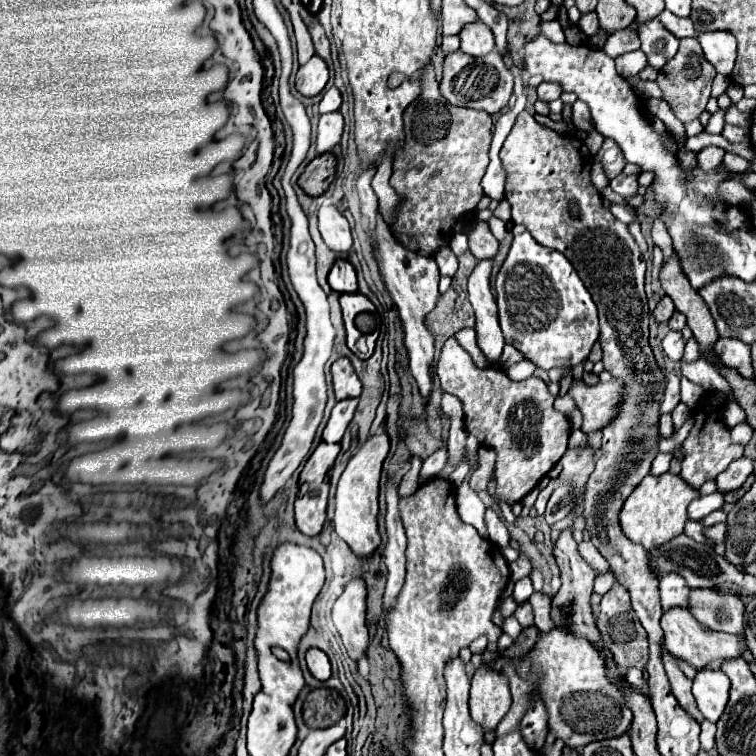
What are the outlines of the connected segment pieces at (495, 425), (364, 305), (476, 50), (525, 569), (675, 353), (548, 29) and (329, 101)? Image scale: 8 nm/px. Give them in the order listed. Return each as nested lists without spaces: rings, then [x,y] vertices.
[[[455,337],[445,341],[437,367],[441,389],[455,395],[463,405],[465,431],[497,453],[497,499],[509,505],[521,501],[563,457],[571,433],[569,419],[553,407],[555,397],[547,391],[547,383],[537,377],[511,381],[497,367],[479,369]]]
[[[347,293],[347,295],[341,295],[341,299],[339,299],[339,303],[341,303],[341,311],[343,311],[343,323],[345,323],[345,329],[347,329],[347,337],[349,337],[349,349],[355,353],[355,355],[359,355],[359,357],[369,357],[369,349],[363,349],[363,353],[355,347],[355,341],[359,339],[359,337],[363,337],[363,335],[359,335],[359,331],[357,331],[357,327],[355,327],[355,317],[361,313],[361,311],[367,311],[367,313],[375,313],[375,307],[373,307],[373,303],[365,297],[365,295],[361,295],[361,293]]]
[[[479,21],[463,27],[459,37],[461,37],[461,51],[467,55],[481,57],[481,55],[487,55],[491,49],[495,49],[495,39],[491,31]]]
[[[521,554],[516,561],[509,564],[509,569],[510,579],[513,582],[517,582],[519,579],[529,576],[532,566],[529,559],[525,555]]]
[[[669,331],[661,343],[665,355],[673,361],[681,361],[683,357],[683,349],[685,349],[685,339],[681,335],[681,331]]]
[[[559,21],[541,23],[541,35],[545,35],[551,43],[565,43],[565,35],[563,35],[563,29],[561,29]]]
[[[331,87],[319,103],[319,113],[325,115],[325,113],[331,113],[331,111],[339,111],[339,107],[341,107],[341,93],[339,93],[337,87]]]

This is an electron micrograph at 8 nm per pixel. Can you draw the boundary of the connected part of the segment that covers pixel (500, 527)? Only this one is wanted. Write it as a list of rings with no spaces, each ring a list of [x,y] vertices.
[[[487,509],[485,521],[487,521],[487,527],[489,527],[491,541],[499,548],[507,547],[509,545],[509,533],[502,520],[499,519],[499,515],[493,509]]]

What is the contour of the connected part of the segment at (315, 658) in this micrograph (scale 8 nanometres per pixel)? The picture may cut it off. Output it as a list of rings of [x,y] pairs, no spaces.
[[[309,649],[307,651],[307,667],[311,671],[311,675],[319,681],[325,681],[329,679],[331,675],[331,665],[329,665],[329,659],[327,655],[321,651],[321,649]]]

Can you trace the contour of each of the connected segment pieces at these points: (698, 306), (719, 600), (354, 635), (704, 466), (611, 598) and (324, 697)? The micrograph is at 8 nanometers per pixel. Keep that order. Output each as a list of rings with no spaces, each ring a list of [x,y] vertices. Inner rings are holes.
[[[671,257],[661,267],[661,287],[673,299],[675,309],[687,317],[687,325],[691,327],[695,339],[699,341],[699,347],[705,353],[711,353],[713,343],[719,339],[715,335],[715,323],[711,319],[707,305],[703,305],[701,295],[693,291],[691,283],[687,283],[687,277],[679,267],[679,259]]]
[[[691,591],[691,603],[695,603],[695,611],[691,615],[713,631],[731,633],[737,637],[745,635],[745,605],[737,595],[721,595],[719,591]]]
[[[361,577],[353,579],[333,605],[333,623],[353,661],[359,661],[369,647],[369,631],[365,625],[367,589]]]
[[[711,393],[705,397],[705,401],[693,411],[693,427],[681,445],[681,453],[683,453],[681,477],[693,489],[699,489],[705,481],[715,479],[735,459],[743,457],[743,445],[737,445],[731,441],[731,433],[729,433],[729,427],[723,423],[723,409],[719,405],[721,403]]]
[[[615,583],[601,599],[601,611],[597,617],[597,629],[601,635],[601,645],[611,651],[613,661],[619,669],[631,669],[631,667],[639,667],[645,669],[647,659],[649,659],[649,643],[647,643],[647,631],[643,629],[643,625],[639,623],[633,607],[631,607],[631,599],[629,599],[629,591],[621,585]]]
[[[327,687],[313,689],[303,703],[305,725],[309,729],[331,727],[341,719],[333,715],[341,715],[341,717],[345,715],[345,701],[341,699],[341,695],[335,689],[327,689]],[[325,715],[331,715],[331,717],[325,717]]]

